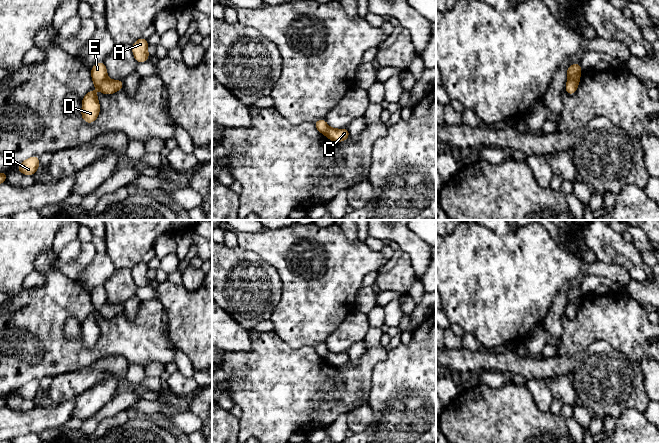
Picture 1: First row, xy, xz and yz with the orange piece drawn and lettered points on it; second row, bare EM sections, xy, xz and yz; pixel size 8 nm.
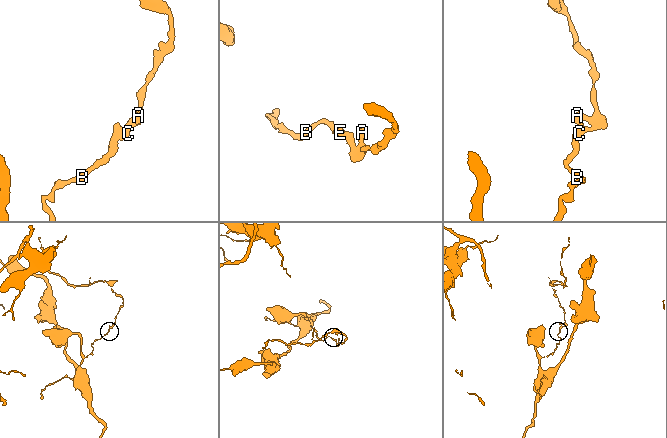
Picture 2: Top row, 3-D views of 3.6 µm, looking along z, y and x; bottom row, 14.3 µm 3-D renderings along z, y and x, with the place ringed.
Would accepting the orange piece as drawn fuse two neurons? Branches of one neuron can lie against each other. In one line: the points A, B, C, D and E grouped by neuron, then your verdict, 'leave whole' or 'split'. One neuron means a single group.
groups A C / B D E; split

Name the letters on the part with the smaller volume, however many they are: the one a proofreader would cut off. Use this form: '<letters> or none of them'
A, C

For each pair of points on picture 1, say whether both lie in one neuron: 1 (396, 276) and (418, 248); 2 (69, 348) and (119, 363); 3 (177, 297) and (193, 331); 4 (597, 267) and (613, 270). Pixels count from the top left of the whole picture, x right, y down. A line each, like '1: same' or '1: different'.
1: different
2: different
3: same
4: same

